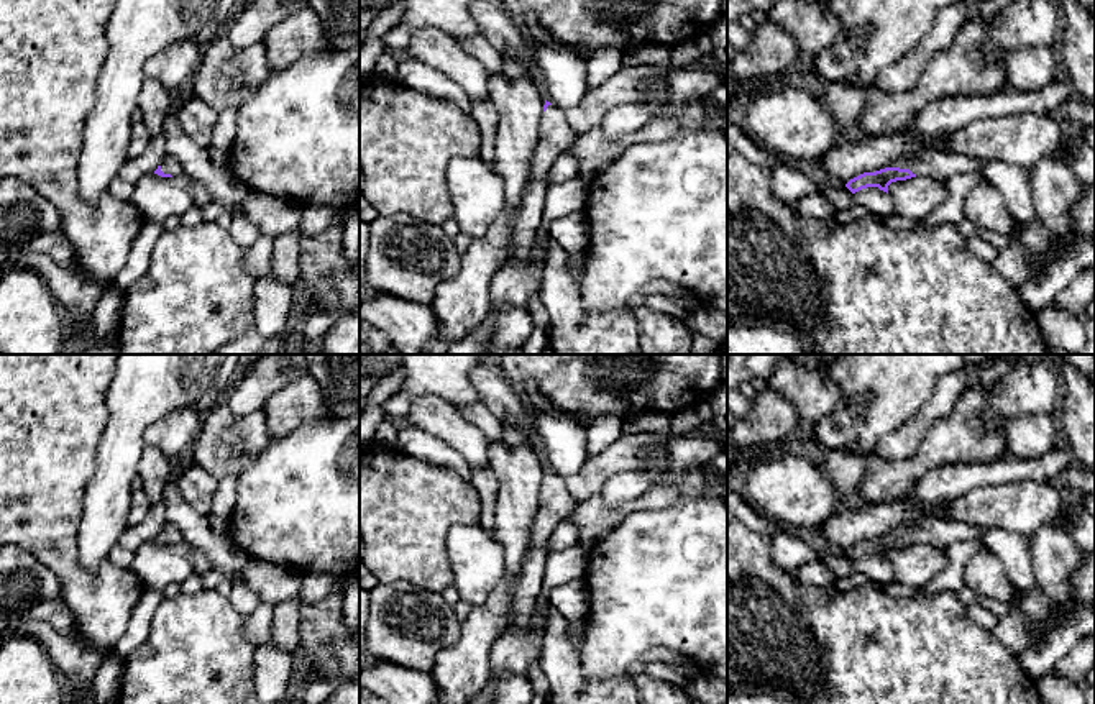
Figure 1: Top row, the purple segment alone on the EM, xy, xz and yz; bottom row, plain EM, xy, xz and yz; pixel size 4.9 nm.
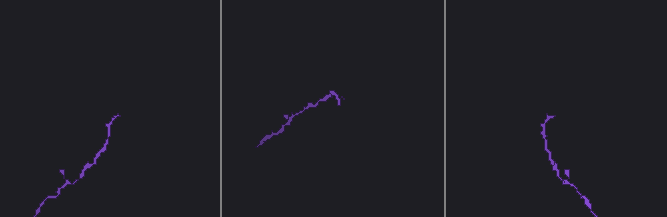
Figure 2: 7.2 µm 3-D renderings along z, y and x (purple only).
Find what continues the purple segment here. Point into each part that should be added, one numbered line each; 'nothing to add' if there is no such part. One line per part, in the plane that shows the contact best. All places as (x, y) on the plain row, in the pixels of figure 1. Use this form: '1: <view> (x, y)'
1: yz (939, 532)

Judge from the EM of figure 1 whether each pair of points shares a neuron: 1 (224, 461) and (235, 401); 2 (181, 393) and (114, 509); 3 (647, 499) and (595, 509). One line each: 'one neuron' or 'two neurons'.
1: two neurons
2: one neuron
3: one neuron

